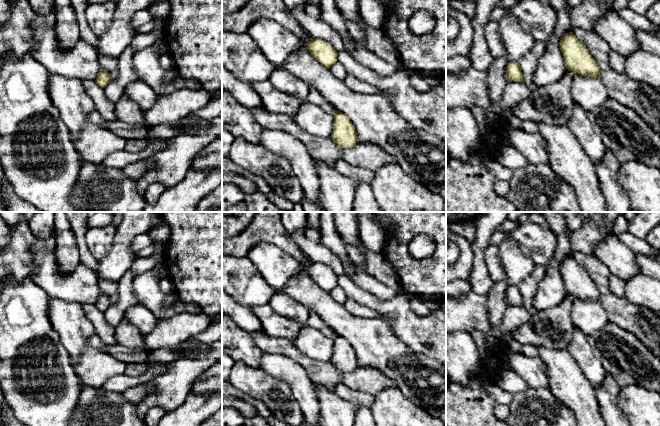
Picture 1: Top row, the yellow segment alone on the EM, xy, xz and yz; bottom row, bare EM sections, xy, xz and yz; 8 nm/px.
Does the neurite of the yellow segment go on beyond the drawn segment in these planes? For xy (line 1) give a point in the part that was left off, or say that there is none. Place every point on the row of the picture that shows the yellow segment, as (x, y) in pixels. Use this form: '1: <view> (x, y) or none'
1: none

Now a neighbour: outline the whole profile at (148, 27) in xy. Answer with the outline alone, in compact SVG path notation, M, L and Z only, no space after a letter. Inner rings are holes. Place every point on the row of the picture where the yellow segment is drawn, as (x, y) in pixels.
M150 20L149 22L141 25L138 30L137 30L137 33L142 33L142 34L148 34L148 33L151 33L152 31L154 31L155 29L155 22L154 20Z

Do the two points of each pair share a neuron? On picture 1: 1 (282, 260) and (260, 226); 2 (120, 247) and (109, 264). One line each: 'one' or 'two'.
1: two
2: one

